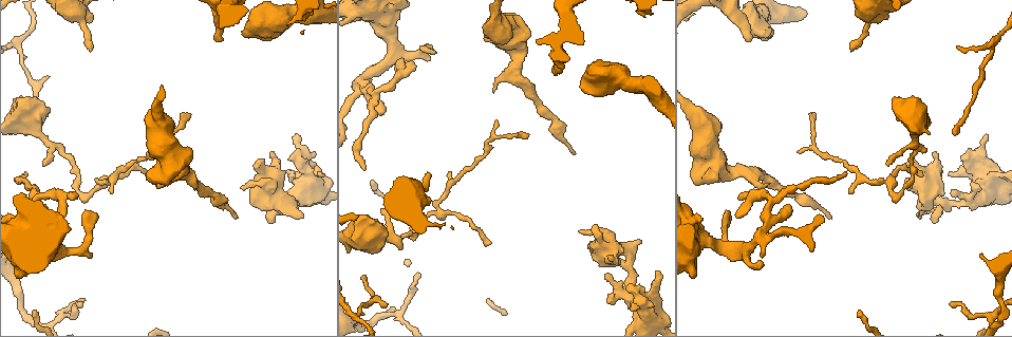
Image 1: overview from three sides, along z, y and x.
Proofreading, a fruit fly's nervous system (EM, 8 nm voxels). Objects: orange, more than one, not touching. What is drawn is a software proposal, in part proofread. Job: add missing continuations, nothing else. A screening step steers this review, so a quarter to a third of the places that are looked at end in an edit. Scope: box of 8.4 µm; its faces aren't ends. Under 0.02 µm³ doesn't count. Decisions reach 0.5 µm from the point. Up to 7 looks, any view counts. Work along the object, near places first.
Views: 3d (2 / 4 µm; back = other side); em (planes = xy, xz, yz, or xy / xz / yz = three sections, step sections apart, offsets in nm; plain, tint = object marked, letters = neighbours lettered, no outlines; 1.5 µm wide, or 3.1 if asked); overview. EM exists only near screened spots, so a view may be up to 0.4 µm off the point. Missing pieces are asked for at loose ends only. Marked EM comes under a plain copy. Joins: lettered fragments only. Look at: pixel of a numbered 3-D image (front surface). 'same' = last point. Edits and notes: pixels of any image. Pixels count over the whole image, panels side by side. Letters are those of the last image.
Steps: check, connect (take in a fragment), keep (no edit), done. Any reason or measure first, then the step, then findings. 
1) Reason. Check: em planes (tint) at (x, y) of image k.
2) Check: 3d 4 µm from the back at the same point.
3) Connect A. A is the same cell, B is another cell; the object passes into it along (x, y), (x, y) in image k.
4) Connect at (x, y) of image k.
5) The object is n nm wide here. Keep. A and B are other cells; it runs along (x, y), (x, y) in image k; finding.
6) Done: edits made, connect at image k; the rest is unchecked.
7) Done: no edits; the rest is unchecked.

Free end. Check: em planes (letters) at (852, 50) of image 1.

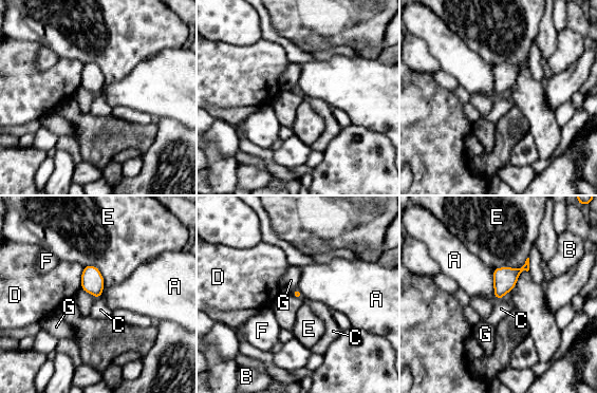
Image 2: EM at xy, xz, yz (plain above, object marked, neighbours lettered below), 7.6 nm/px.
Keep. A, B, C, D, E, F and G are other cells; a border runs along (496, 298), (501, 299) in image 2; none of them fits.

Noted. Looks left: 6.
Tapers out. Check: 3d 2 µm at (850, 191) of image 1.

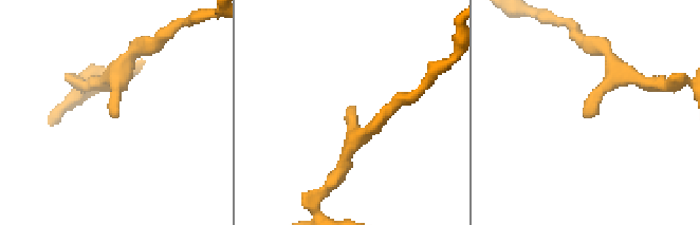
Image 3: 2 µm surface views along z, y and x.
Shape alone is not enough. Check: em planes (tint) at (111, 115) of image 3.

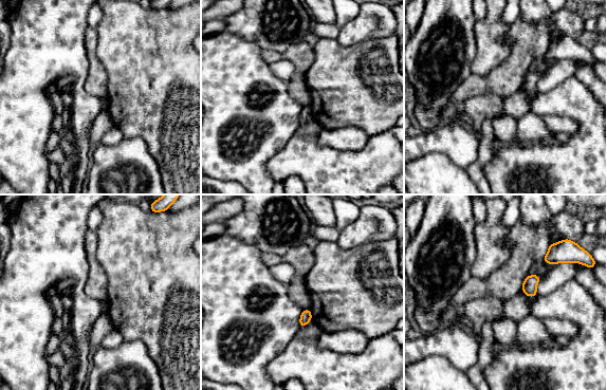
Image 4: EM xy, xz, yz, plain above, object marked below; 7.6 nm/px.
See the neighbours. Check: em planes (letters) at the same point.

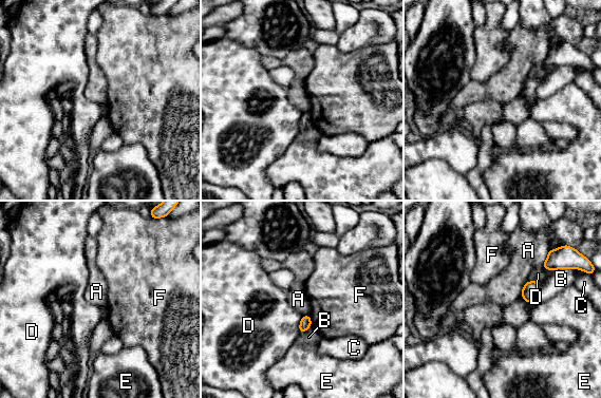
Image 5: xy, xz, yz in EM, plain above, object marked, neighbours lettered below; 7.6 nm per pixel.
Keep. A, B, C, D, E and F are other cells; a border runs along (540, 283), (528, 281), (523, 286) in image 5; no lettered fragment goes on from it.

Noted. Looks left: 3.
Check: em xy step 8 (letters) at (166, 183) of image 1.

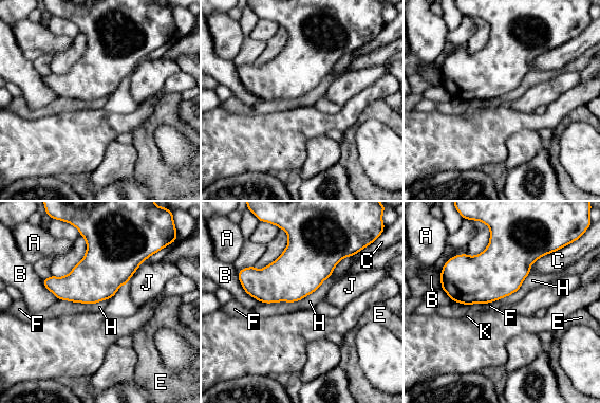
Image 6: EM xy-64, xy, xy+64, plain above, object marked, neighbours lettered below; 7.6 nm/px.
Keep. A, B, C, E, F, H, J and K are other cells; a border runs along (258, 300), (266, 303), (296, 301) in image 6; none of them fits.

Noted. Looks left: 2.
Done: no edits; the rest is unchecked.

